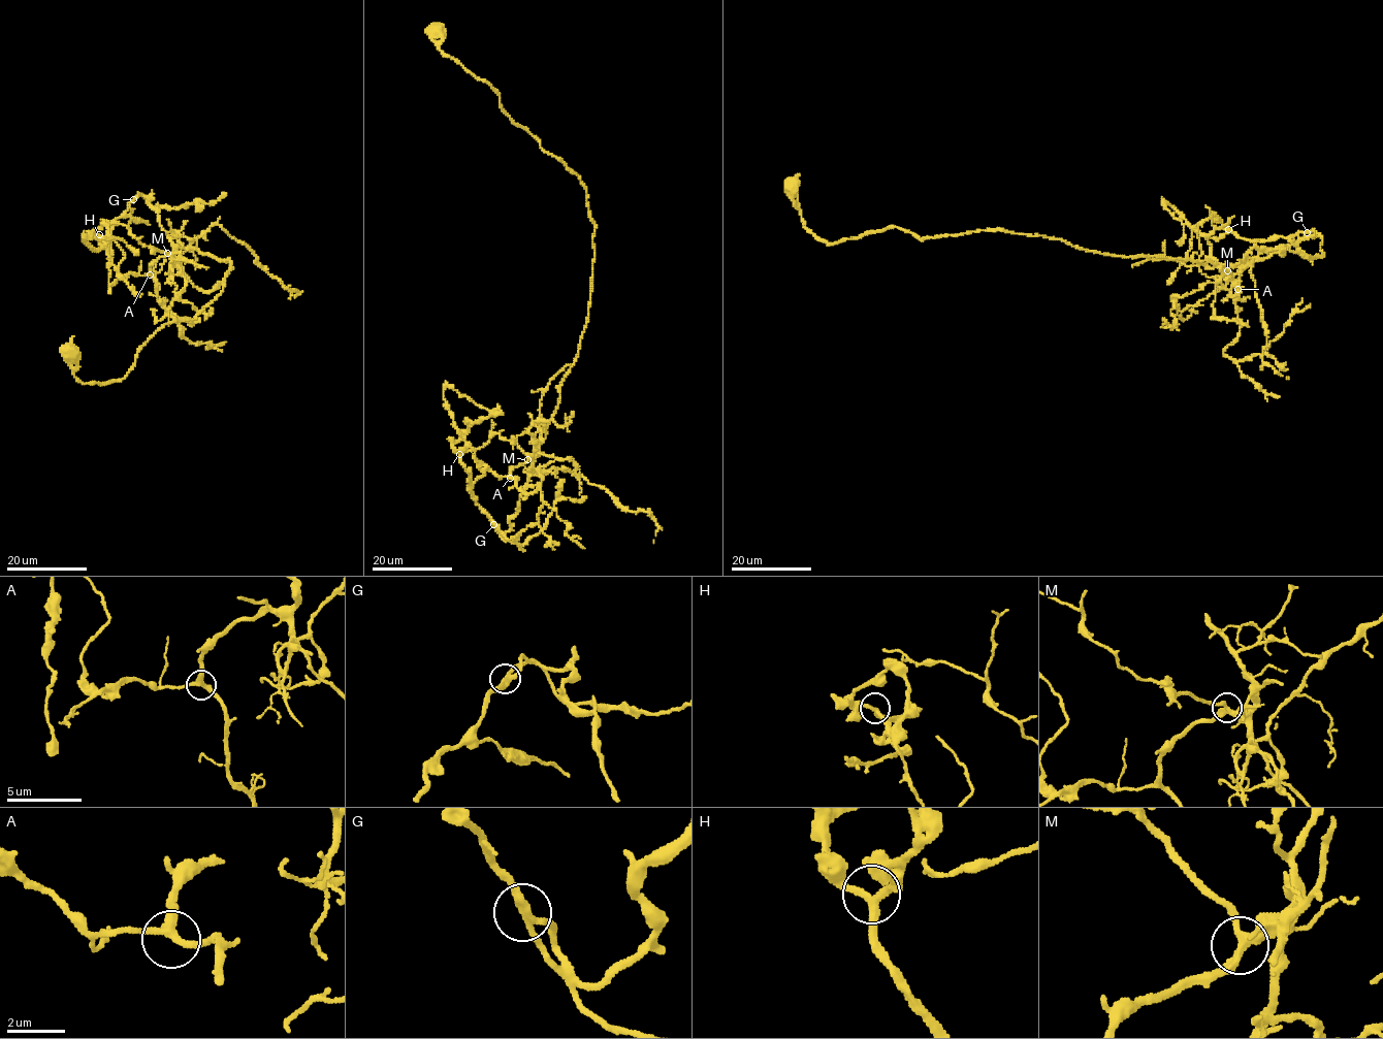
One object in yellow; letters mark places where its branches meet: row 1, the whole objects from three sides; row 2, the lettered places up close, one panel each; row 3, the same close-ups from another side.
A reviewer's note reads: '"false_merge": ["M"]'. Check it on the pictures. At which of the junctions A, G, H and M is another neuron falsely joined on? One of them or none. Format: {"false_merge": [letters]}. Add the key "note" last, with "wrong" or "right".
{"false_merge": [], "note": "wrong"}

